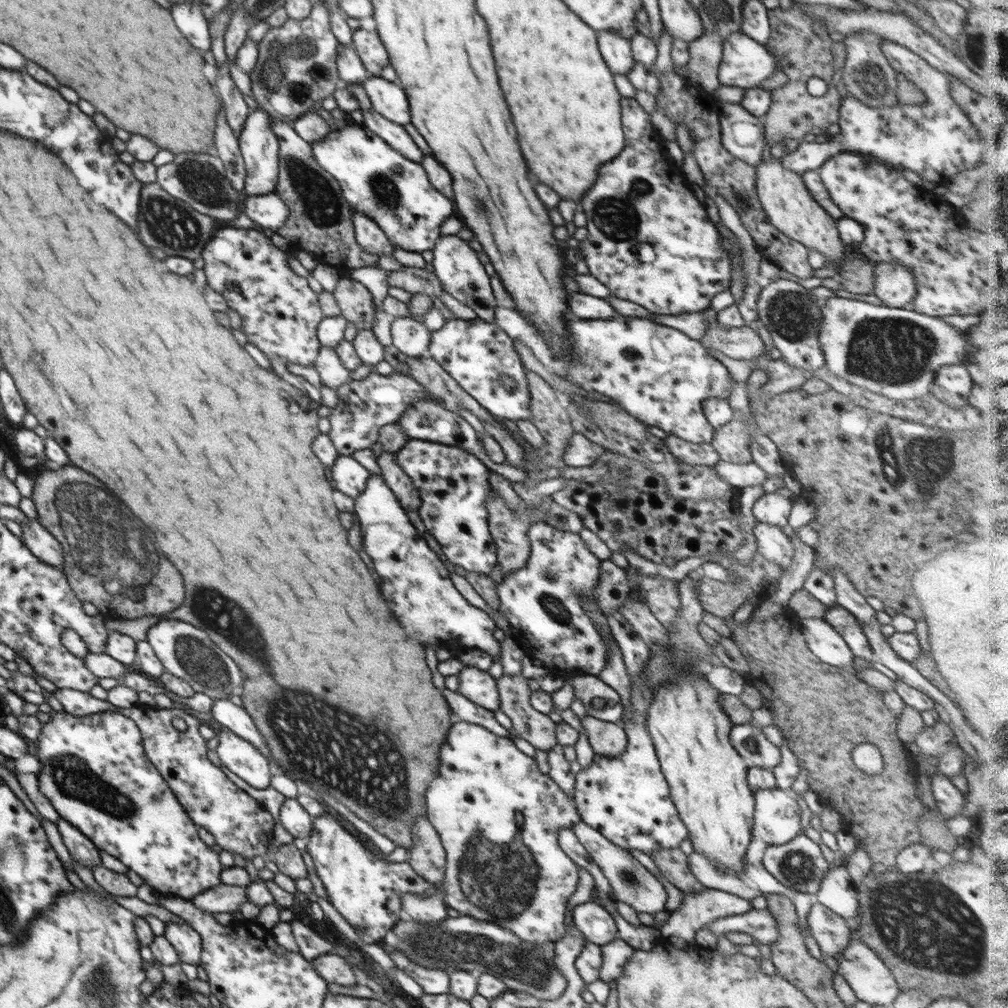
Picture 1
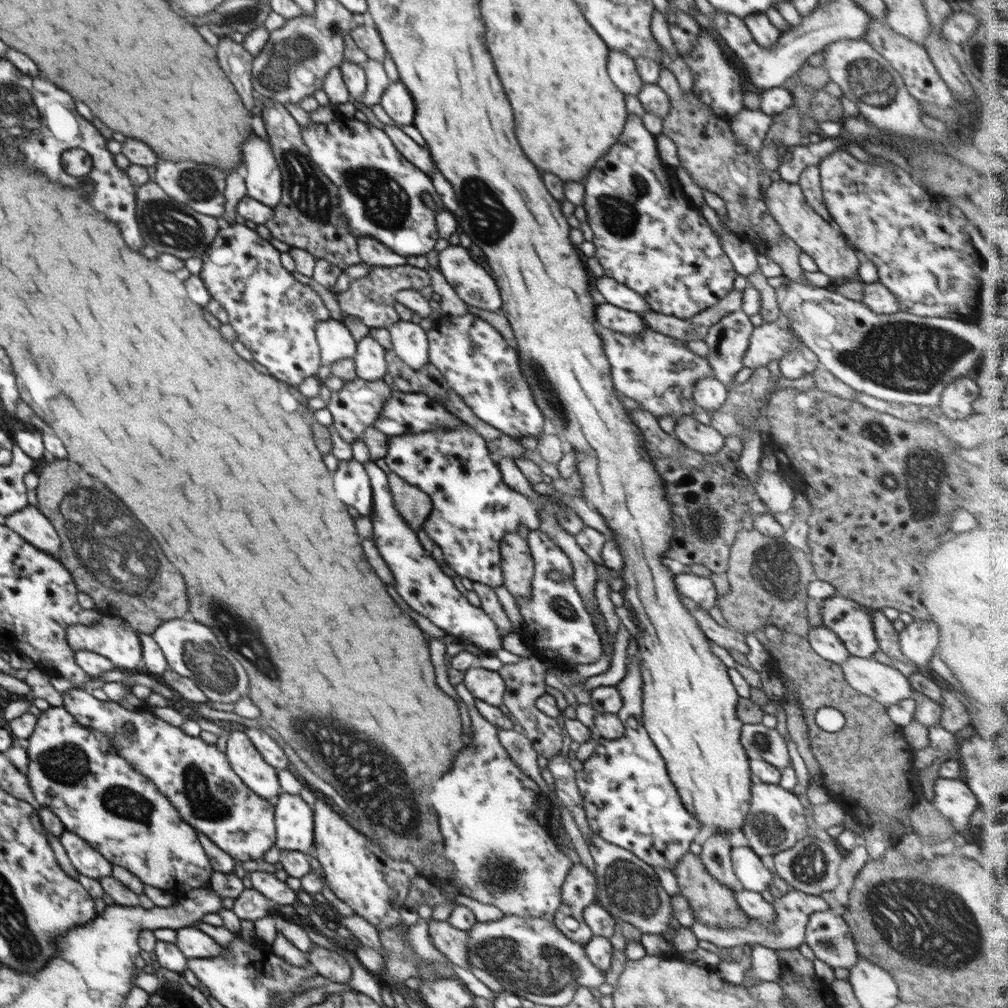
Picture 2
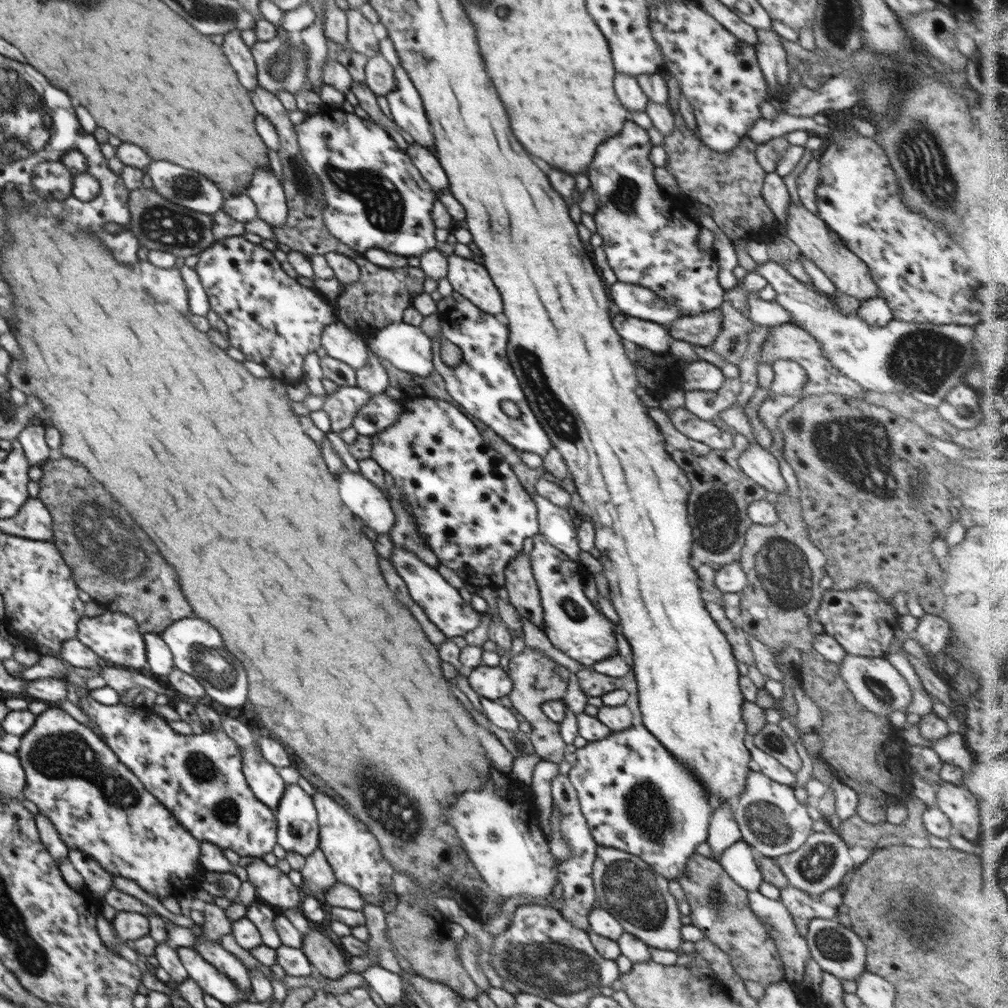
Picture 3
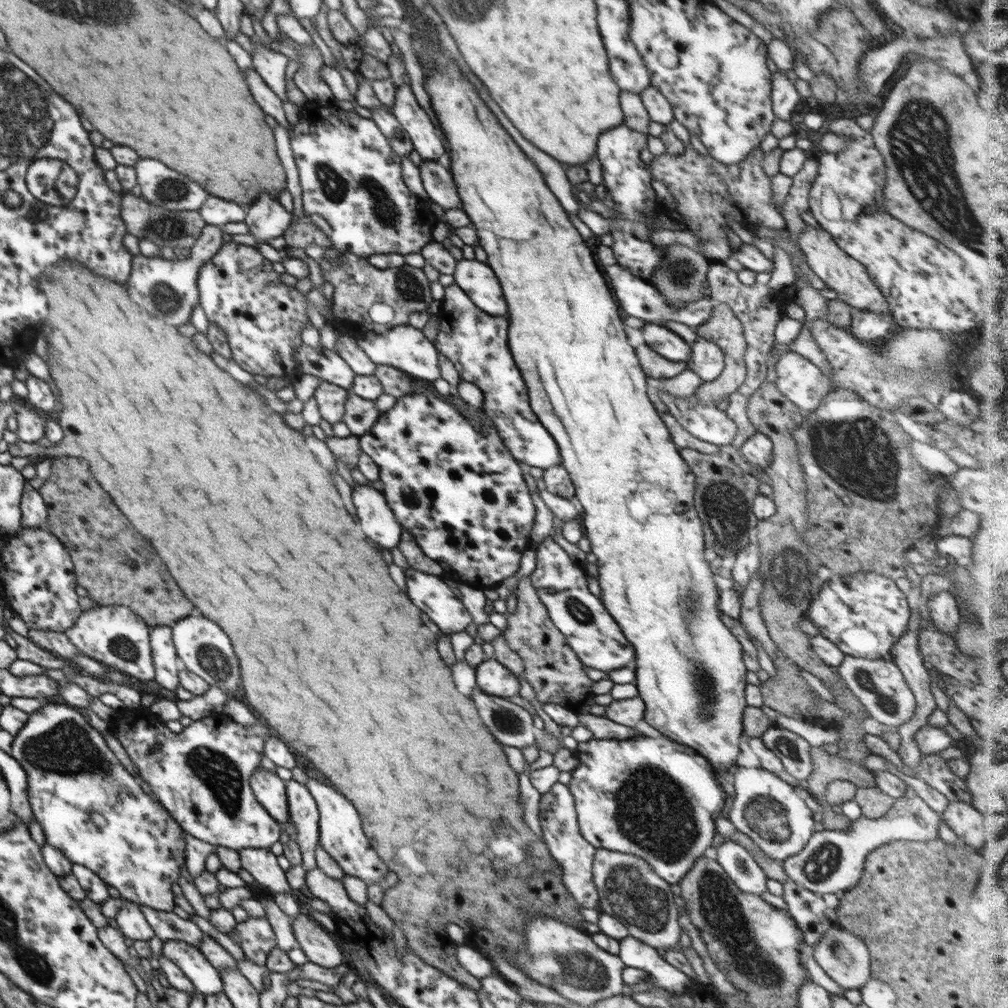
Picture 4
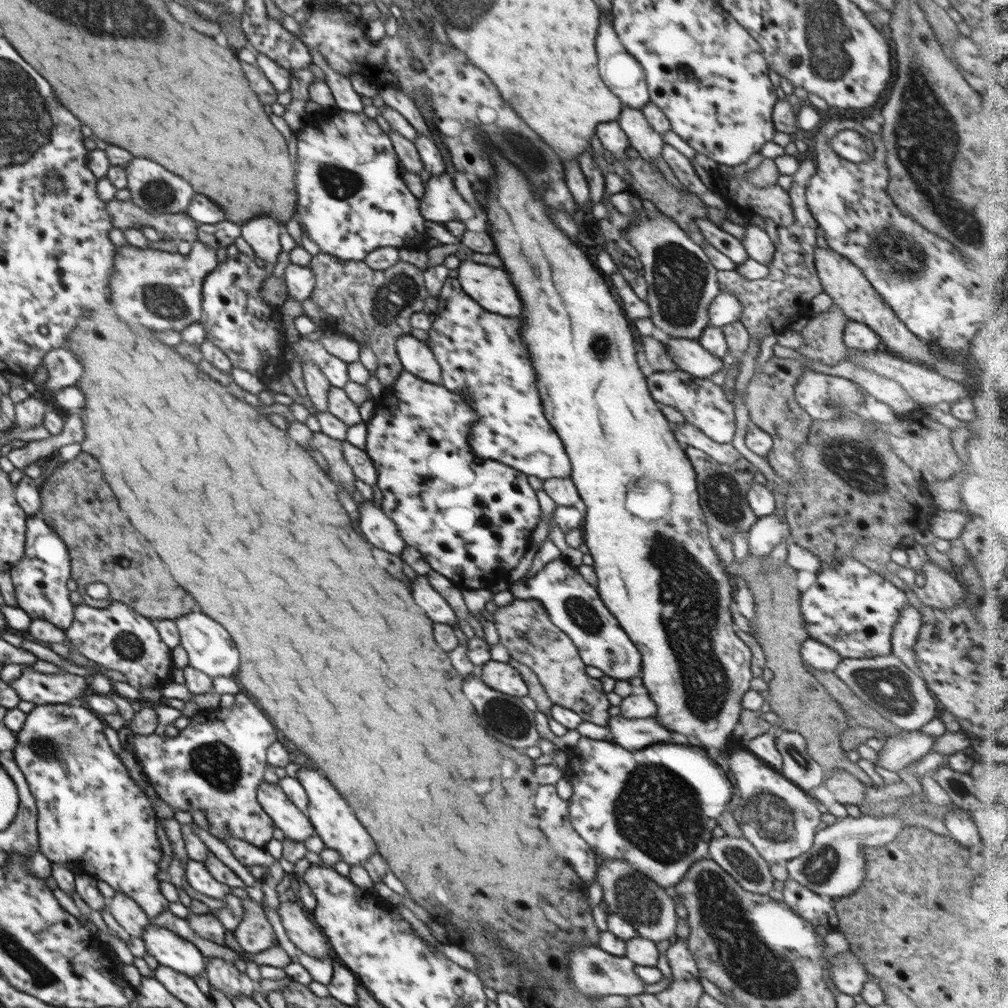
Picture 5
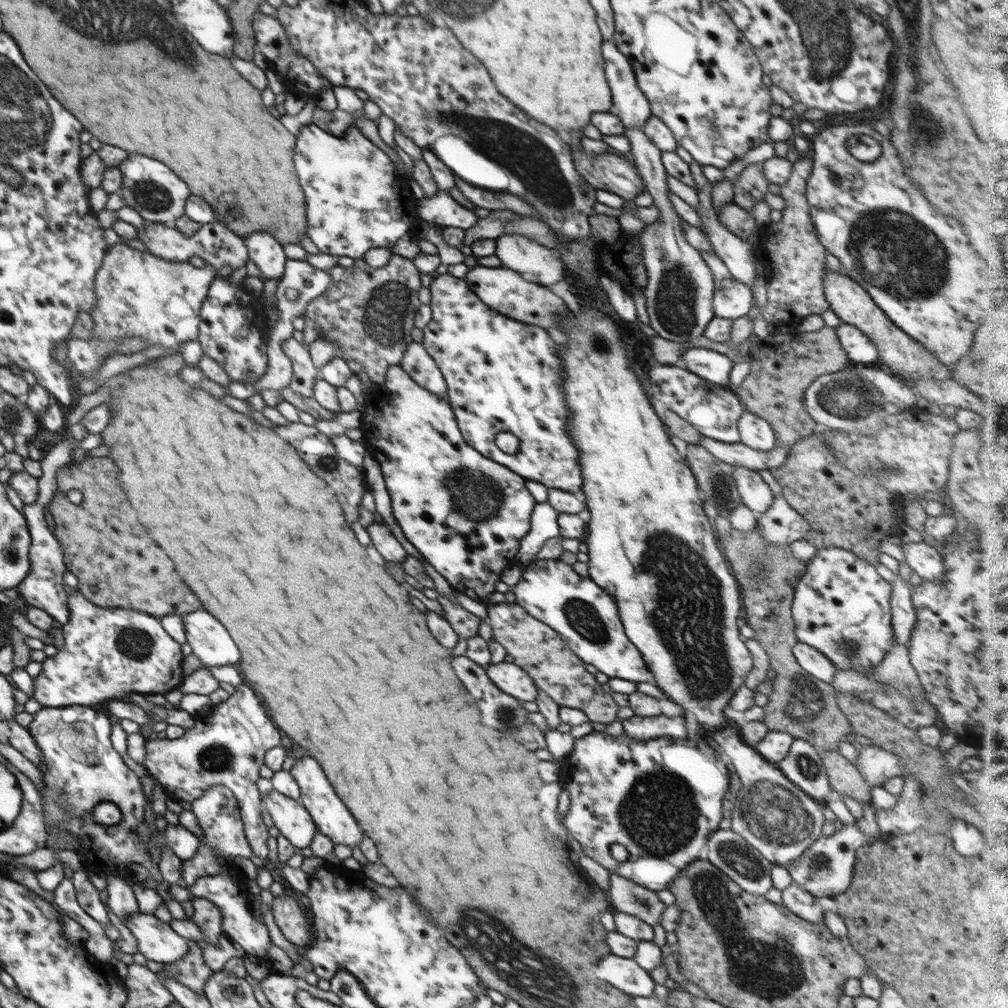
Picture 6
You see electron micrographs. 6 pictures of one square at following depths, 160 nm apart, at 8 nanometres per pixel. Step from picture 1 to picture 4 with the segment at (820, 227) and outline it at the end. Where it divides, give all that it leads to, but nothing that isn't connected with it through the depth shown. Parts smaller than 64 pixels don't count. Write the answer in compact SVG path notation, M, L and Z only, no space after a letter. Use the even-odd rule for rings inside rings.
M807 225L804 231L799 234L797 244L805 254L807 266L824 281L827 289L832 289L838 295L837 299L842 300L846 305L854 308L854 311L868 311L878 315L890 315L890 306L886 298L874 281L870 279L863 264L846 254L832 238L829 232L824 229L816 229Z

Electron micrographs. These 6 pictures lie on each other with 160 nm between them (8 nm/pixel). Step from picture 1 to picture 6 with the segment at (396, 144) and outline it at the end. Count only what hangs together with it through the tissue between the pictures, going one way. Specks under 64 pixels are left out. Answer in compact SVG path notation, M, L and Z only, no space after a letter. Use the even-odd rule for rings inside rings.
M439 190L435 196L415 201L417 213L422 221L468 230L478 222L473 210L460 205L447 191Z

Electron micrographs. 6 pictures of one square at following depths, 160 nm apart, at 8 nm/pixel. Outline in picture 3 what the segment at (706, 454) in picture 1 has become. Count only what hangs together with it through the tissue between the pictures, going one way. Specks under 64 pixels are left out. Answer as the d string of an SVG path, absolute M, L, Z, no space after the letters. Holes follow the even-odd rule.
M686 408L670 409L669 418L681 433L707 444L715 451L733 447L734 436L729 431L716 427L710 421L701 420Z

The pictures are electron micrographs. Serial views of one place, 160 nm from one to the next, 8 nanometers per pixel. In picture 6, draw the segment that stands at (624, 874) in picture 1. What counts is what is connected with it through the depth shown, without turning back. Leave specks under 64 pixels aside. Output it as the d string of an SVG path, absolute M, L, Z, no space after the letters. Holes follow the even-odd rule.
M611 873L608 895L617 911L635 916L651 927L660 924L666 905L658 899L656 891Z

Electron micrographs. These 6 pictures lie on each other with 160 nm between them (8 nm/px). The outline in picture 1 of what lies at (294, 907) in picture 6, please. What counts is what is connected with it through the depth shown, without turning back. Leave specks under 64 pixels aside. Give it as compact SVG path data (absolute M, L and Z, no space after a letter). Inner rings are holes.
M326 953L313 958L311 963L328 984L354 986L358 983L356 972L345 958Z

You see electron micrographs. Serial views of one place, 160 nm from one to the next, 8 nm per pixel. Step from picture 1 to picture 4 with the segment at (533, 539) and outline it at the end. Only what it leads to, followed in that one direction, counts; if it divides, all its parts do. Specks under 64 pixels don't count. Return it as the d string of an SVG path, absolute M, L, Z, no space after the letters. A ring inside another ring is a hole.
M552 536L537 547L536 568L529 578L552 622L565 634L568 646L578 655L580 662L588 668L607 673L630 664L634 658L632 643L624 636L603 602L590 593L586 582L588 576L583 568L569 559L569 555L554 542Z

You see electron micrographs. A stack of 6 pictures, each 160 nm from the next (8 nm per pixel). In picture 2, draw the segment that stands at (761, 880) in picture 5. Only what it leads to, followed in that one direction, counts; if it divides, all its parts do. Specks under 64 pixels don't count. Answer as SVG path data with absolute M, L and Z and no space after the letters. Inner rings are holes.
M749 846L732 848L731 863L736 879L749 891L761 893L768 890L775 877Z

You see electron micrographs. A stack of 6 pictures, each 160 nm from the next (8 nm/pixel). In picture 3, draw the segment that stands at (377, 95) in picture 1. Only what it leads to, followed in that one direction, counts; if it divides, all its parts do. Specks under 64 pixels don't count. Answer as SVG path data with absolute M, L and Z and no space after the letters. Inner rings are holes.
M400 63L393 68L393 75L395 87L385 96L389 102L393 121L402 130L410 133L420 146L434 148L435 138L418 89Z

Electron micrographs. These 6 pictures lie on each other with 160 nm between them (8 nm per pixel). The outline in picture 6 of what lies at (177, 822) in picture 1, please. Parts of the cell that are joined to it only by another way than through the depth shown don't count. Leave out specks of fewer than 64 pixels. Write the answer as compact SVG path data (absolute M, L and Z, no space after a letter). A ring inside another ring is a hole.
M66 706L66 707L42 707L29 724L28 730L32 740L40 748L42 765L36 765L43 775L48 792L41 795L42 813L45 814L45 825L47 826L47 838L57 837L60 829L69 830L77 836L77 848L69 848L78 851L83 858L84 869L106 878L120 878L128 882L134 889L139 911L152 915L153 912L164 903L164 898L158 895L156 889L144 887L142 882L136 882L131 878L130 862L136 862L143 866L149 866L150 853L148 847L139 839L135 828L144 821L144 813L147 806L147 798L144 795L138 776L126 766L121 755L116 753L111 742L111 725L113 719L101 709L87 706ZM102 802L116 804L123 814L118 824L105 826L94 822L91 813Z

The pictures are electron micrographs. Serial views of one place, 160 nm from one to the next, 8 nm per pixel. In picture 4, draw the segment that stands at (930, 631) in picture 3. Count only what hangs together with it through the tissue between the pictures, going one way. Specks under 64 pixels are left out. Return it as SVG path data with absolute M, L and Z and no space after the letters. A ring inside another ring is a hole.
M952 588L932 595L927 600L927 607L935 629L950 634L957 630L963 614Z

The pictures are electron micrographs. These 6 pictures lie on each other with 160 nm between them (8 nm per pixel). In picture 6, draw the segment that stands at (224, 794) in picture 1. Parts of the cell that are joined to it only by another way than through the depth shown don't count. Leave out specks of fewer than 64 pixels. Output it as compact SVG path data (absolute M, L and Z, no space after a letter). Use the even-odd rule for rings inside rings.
M243 682L230 690L230 697L210 708L204 708L195 714L195 725L187 730L178 740L164 740L152 737L146 740L146 760L144 766L150 778L158 781L163 789L177 801L194 804L197 799L212 787L226 787L234 793L238 802L241 819L245 826L245 838L251 846L254 855L261 859L267 858L269 848L267 842L270 838L268 829L262 819L262 796L257 782L261 778L260 770L265 765L266 752L280 745L280 730L268 718L266 708L262 706L260 698Z

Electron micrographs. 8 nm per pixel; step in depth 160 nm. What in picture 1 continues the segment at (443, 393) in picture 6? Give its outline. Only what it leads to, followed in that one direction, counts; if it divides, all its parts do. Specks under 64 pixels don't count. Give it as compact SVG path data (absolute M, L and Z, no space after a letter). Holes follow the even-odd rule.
M395 318L391 325L393 345L411 357L427 355L431 332L414 318Z

